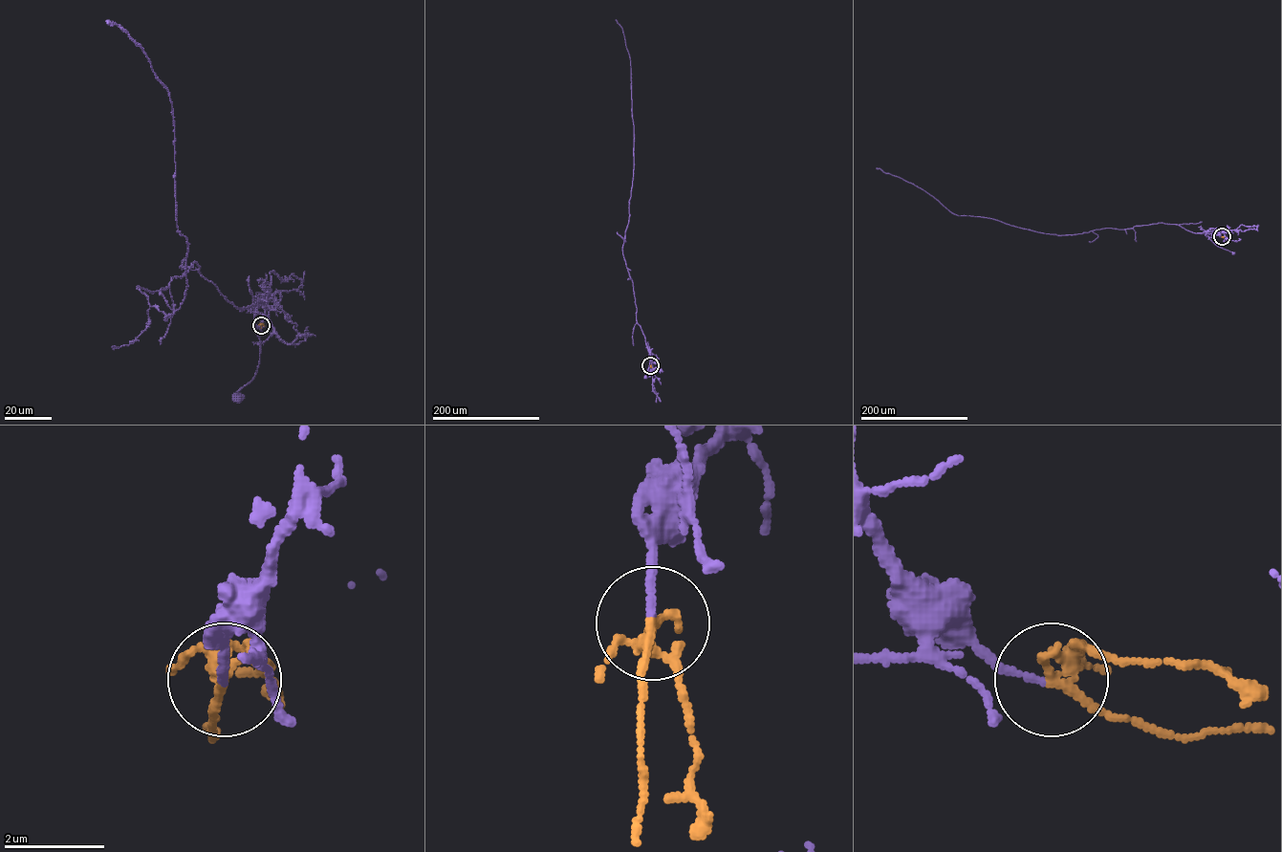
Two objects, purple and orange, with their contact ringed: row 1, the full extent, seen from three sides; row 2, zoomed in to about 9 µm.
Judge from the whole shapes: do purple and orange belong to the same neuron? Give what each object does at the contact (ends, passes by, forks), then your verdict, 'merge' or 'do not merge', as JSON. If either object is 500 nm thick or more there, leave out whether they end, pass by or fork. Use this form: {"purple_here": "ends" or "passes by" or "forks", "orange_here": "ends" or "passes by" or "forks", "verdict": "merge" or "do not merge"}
{"purple_here": "ends", "orange_here": "forks", "verdict": "merge"}

